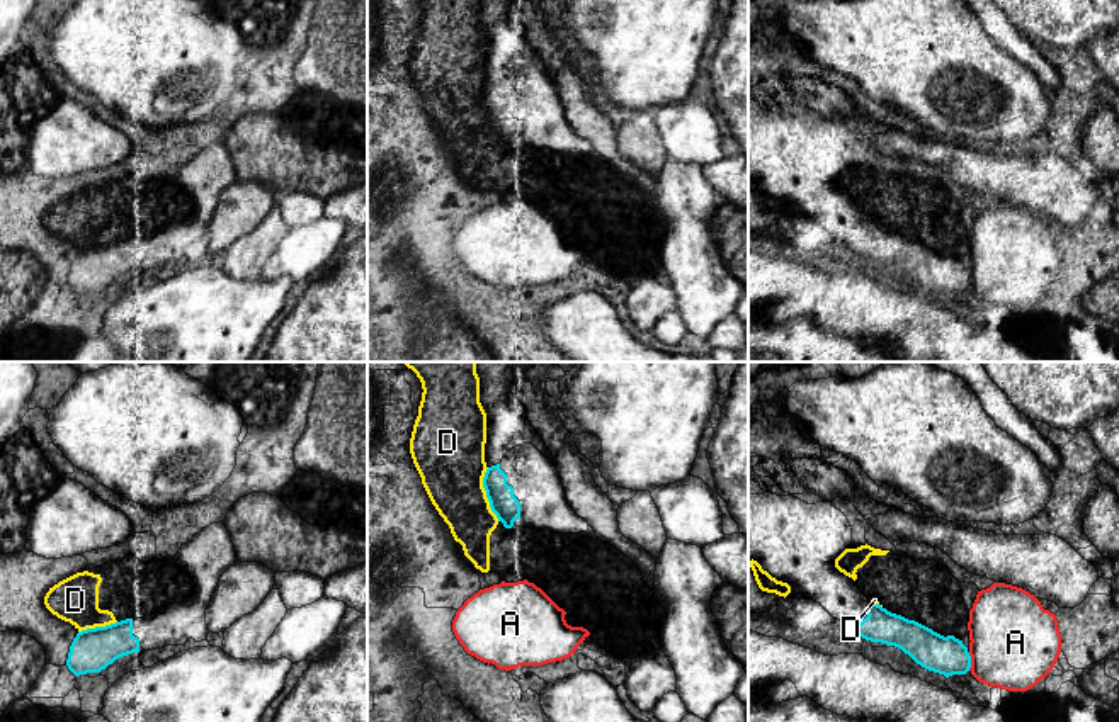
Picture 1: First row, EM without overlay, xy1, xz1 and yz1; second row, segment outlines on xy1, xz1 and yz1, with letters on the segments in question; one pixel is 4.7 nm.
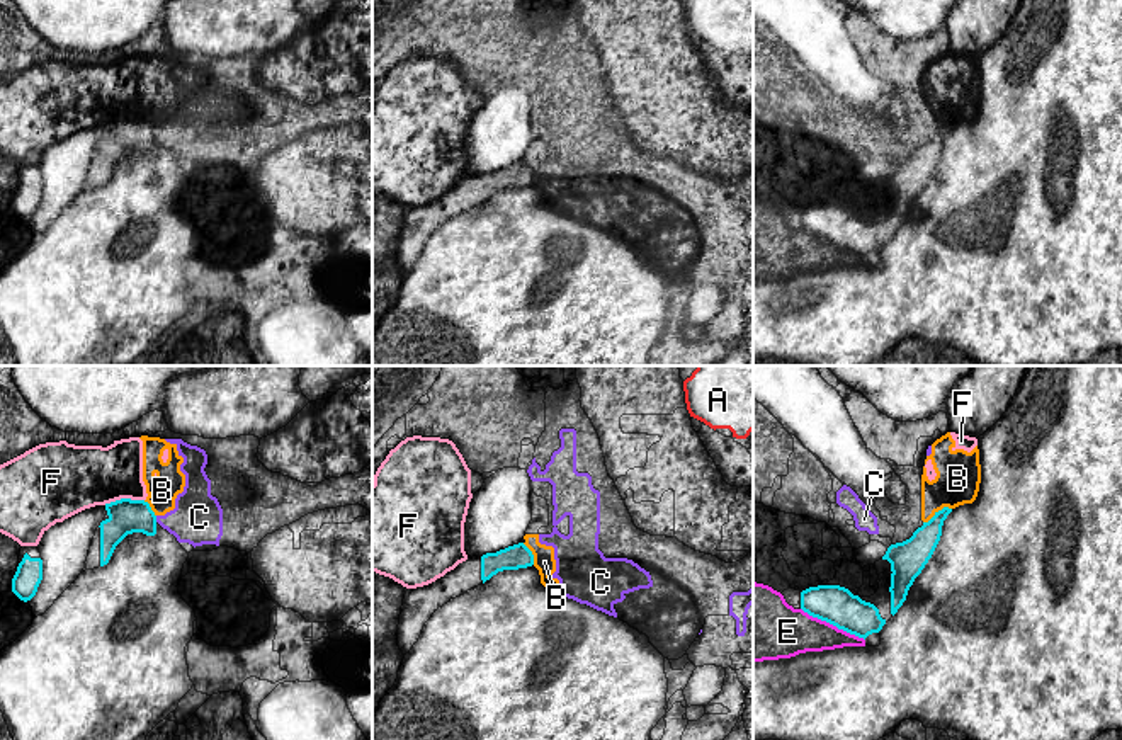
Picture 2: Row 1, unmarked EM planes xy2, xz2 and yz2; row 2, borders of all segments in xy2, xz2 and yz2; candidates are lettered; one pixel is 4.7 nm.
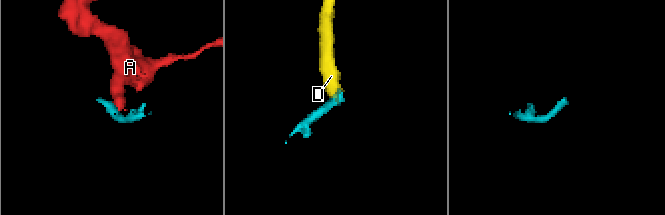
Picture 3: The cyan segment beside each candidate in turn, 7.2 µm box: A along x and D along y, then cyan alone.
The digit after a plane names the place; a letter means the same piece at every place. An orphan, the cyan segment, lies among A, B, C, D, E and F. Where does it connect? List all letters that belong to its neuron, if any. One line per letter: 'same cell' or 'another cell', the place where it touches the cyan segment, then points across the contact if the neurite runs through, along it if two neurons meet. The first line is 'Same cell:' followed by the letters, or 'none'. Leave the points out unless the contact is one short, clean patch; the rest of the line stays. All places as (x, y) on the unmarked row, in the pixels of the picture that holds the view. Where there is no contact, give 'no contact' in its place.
Same cell: none
A: another cell; contact yz1 (970, 281)
B: another cell; contact yz2 (939, 130); border yz2 (951, 126), (939, 128), (923, 142)
C: another cell; contact xy2 (155, 138); border xy2 (155, 135), (157, 140)
D: another cell; contact xz1 (487, 114)
E: another cell; contact yz2 (833, 244)
F: another cell; contact xy2 (123, 118)

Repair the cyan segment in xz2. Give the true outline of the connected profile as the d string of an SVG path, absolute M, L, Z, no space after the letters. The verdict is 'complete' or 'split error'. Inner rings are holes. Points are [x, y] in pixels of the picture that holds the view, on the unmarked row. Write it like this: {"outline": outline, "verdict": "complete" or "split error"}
{"outline": "M518 162L496 172L468 177L435 201L408 208L401 225L396 257L403 274L410 272L418 260L432 233L450 218L484 202L498 191L518 189L532 184L532 170L524 162Z", "verdict": "split error"}

